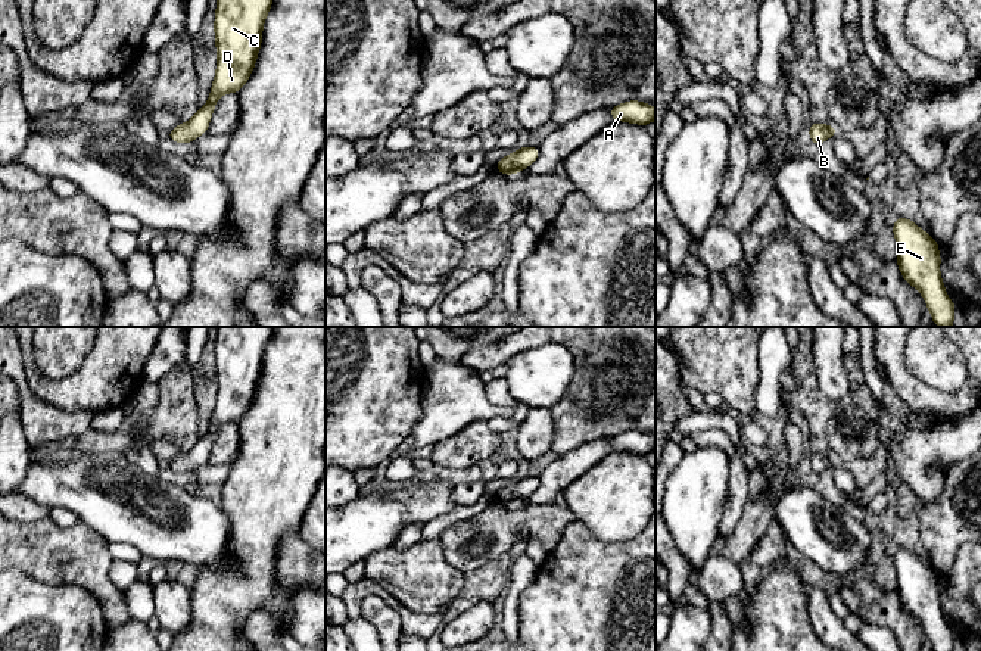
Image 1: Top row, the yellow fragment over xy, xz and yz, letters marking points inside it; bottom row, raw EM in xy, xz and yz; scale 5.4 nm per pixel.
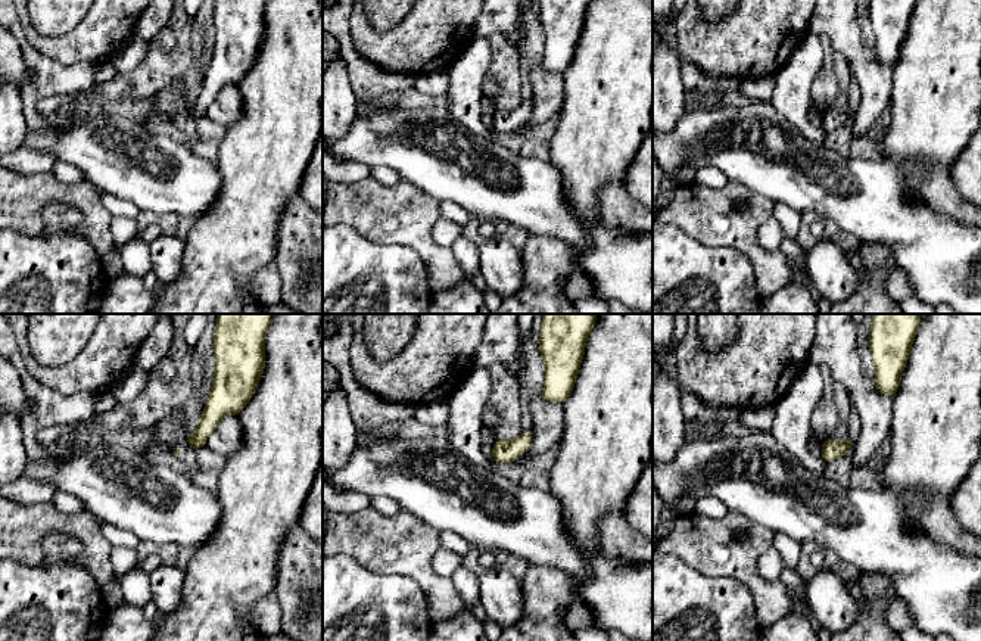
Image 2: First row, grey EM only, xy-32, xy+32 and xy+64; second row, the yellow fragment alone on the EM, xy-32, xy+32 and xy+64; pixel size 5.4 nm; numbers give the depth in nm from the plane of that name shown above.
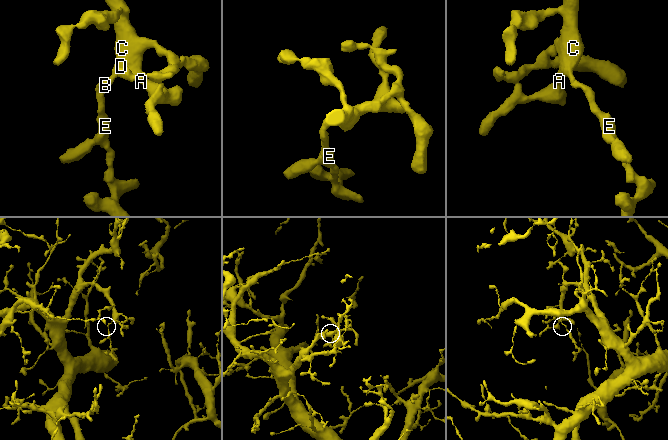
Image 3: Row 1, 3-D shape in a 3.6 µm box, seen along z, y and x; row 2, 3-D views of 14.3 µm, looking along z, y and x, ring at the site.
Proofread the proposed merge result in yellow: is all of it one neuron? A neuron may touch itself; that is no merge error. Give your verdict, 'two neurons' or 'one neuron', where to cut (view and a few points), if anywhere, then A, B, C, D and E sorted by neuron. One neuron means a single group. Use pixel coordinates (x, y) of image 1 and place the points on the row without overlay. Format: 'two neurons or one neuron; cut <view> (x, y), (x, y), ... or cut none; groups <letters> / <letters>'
one neuron; cut none; groups A B C D E

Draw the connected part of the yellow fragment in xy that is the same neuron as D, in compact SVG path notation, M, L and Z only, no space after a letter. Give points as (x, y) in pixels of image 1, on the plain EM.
M218 327L215 342L217 401L208 433L168 467L177 473L191 473L208 461L217 430L225 423L239 423L255 398L262 371L264 351L272 327Z

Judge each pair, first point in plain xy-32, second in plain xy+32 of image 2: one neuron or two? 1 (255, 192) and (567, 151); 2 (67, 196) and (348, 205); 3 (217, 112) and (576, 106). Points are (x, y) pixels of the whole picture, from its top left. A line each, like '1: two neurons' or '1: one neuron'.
1: one neuron
2: one neuron
3: two neurons

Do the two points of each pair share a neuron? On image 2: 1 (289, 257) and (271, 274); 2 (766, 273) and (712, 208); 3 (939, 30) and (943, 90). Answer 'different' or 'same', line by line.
1: different
2: same
3: same

